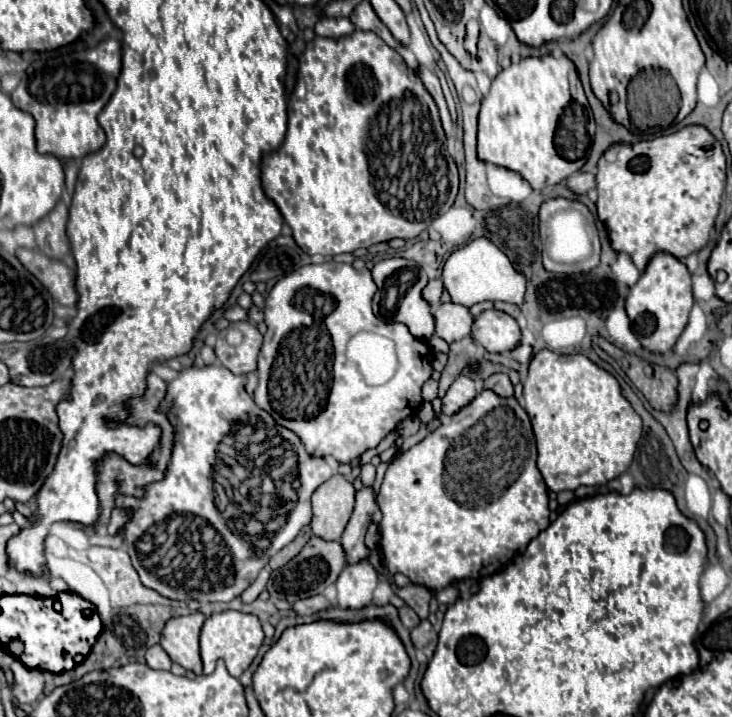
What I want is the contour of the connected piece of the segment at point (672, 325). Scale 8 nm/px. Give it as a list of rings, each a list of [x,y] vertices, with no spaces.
[[[659,251],[649,259],[645,271],[629,289],[625,307],[641,345],[653,353],[667,353],[673,349],[677,337],[685,329],[693,303],[695,299],[691,291],[691,273],[687,271],[685,263],[671,253]]]

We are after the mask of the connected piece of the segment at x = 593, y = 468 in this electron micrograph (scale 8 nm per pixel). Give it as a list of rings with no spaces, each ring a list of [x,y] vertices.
[[[543,349],[531,359],[523,395],[539,451],[537,467],[551,491],[559,493],[567,489],[575,491],[579,485],[603,485],[629,469],[641,439],[641,417],[623,397],[619,381],[609,371],[601,369],[585,355],[559,355]]]

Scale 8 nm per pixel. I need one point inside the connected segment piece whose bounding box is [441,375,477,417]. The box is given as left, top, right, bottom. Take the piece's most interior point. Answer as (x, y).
(462, 390)

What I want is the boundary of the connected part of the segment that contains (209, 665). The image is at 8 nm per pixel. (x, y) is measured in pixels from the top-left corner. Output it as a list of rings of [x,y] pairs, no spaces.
[[[221,611],[213,613],[205,619],[201,627],[201,661],[203,661],[203,673],[213,673],[219,659],[225,661],[227,671],[233,677],[241,677],[241,673],[251,665],[255,659],[259,647],[263,643],[263,629],[255,615],[241,613],[241,611]]]

